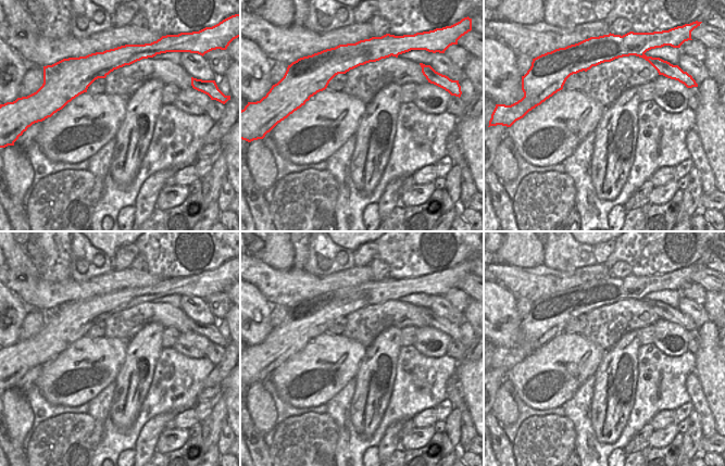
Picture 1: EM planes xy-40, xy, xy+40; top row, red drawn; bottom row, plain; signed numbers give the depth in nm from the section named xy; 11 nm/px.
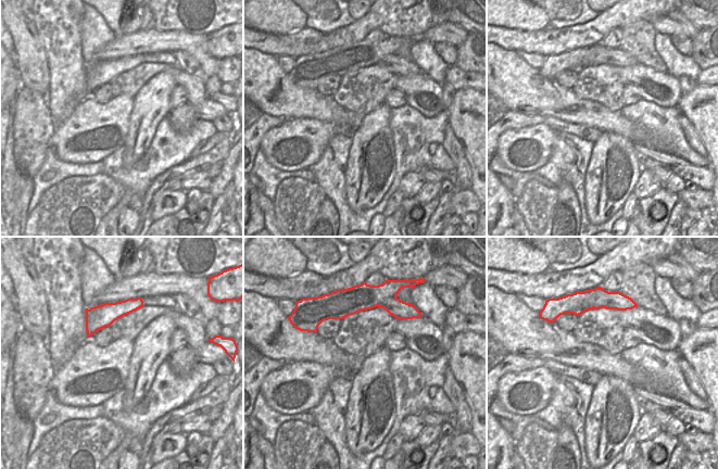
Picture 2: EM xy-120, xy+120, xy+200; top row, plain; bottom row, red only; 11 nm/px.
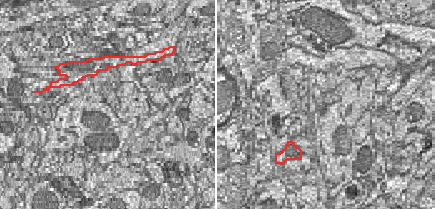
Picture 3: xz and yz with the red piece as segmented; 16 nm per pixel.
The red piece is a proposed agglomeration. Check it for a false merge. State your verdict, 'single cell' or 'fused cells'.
fused cells

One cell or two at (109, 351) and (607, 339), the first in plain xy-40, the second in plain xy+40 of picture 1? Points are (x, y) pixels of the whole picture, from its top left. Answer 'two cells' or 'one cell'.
two cells

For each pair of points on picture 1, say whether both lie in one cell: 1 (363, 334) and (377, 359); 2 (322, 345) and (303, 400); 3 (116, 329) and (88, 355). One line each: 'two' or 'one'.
1: two
2: one
3: two

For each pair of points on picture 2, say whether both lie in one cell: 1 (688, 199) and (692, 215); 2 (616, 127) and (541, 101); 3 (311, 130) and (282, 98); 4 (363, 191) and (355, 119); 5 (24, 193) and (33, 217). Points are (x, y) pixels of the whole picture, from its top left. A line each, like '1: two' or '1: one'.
1: two
2: one
3: two
4: two
5: two

